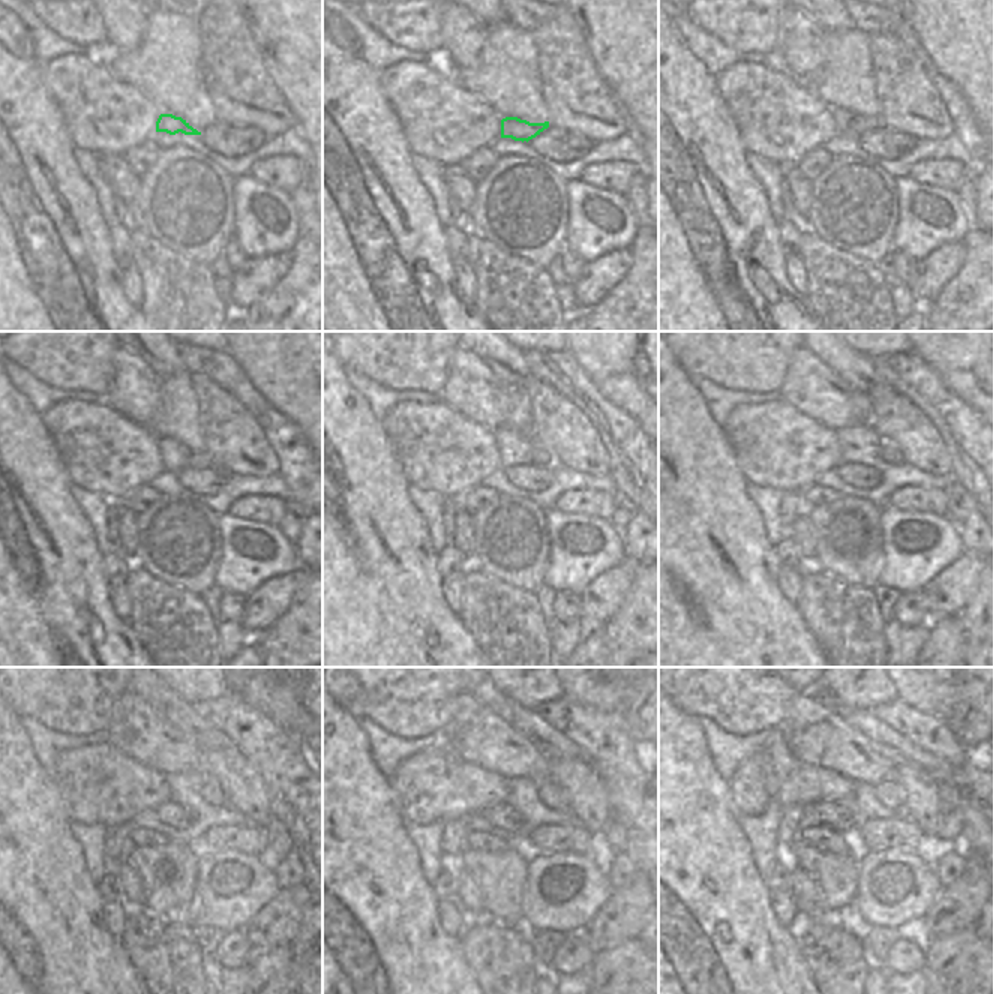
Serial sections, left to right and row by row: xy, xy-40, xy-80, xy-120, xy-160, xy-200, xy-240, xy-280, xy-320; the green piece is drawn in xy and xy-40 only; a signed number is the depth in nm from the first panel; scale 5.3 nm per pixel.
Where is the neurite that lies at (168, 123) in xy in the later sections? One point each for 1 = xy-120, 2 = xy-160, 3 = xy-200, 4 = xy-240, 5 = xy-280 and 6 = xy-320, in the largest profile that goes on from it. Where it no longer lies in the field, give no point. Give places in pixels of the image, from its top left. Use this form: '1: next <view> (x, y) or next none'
1: next xy-120 (203, 459)
2: next xy-160 (540, 456)
3: next xy-200 (888, 453)
4: next xy-240 (212, 792)
5: next xy-280 (549, 792)
6: next xy-320 (890, 793)

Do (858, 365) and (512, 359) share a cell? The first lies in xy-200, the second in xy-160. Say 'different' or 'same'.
same

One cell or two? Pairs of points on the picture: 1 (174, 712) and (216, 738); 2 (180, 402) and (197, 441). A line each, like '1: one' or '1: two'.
1: one
2: one

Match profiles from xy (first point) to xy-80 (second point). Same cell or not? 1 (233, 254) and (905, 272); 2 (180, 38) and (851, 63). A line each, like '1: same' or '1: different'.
1: same
2: same

